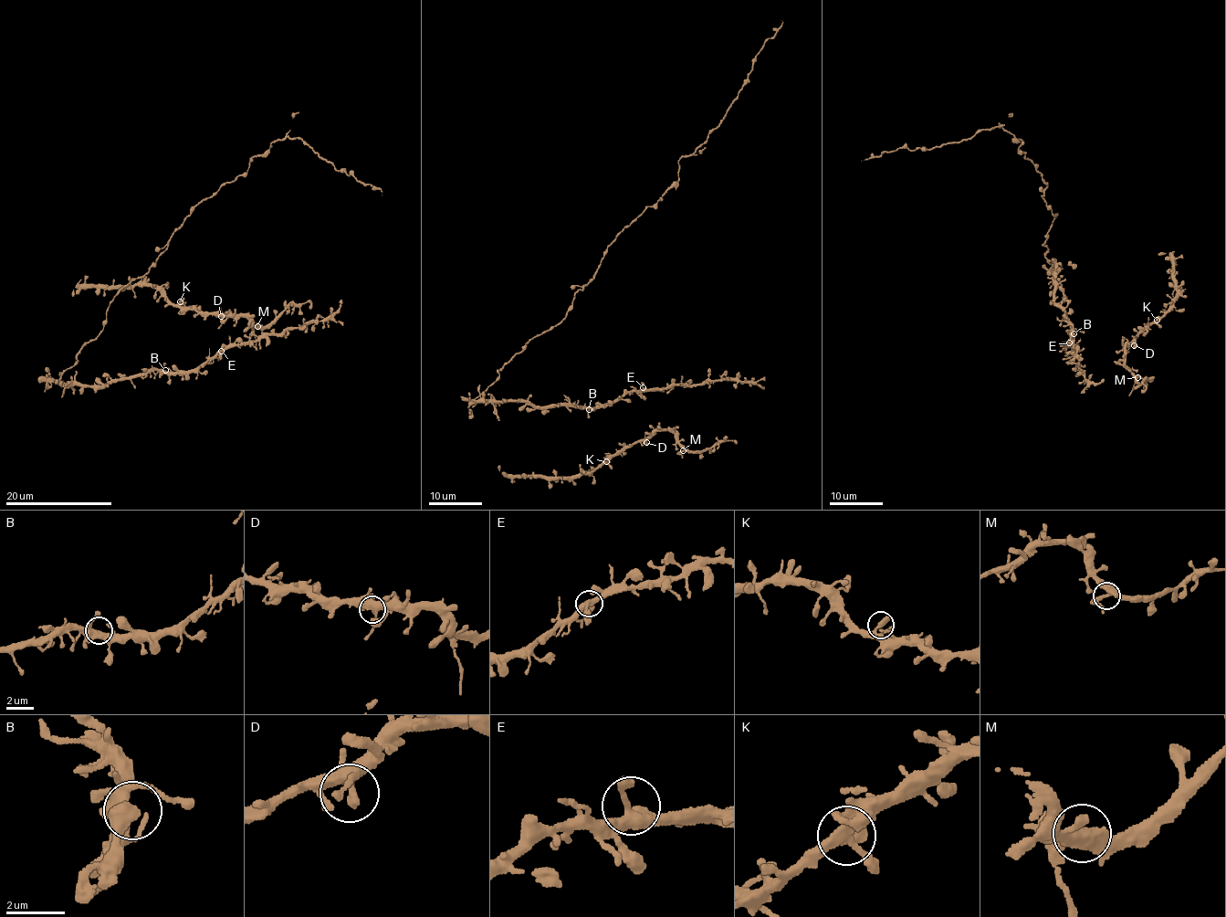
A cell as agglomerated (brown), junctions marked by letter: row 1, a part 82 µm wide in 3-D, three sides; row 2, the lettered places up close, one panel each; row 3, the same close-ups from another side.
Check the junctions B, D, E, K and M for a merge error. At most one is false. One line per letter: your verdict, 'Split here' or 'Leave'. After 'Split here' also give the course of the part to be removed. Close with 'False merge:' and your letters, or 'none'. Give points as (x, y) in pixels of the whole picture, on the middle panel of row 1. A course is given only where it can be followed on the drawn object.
B: Leave
D: Leave
E: Leave
K: Leave
M: Split here
False merge: M

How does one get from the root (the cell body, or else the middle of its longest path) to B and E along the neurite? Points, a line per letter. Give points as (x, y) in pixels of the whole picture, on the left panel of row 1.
B: (97, 336), (82, 346), (77, 363), (65, 370), (59, 379), (61, 383), (103, 385), (118, 379), (165, 370)
E: (97, 336), (82, 346), (77, 363), (65, 370), (61, 383), (103, 385), (156, 370), (194, 372), (221, 351)

